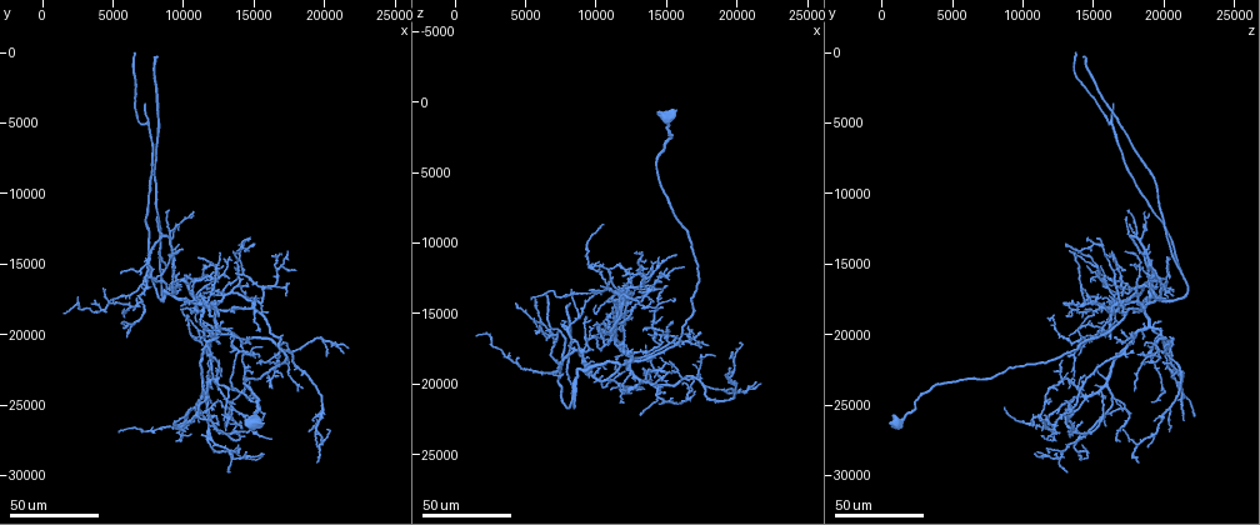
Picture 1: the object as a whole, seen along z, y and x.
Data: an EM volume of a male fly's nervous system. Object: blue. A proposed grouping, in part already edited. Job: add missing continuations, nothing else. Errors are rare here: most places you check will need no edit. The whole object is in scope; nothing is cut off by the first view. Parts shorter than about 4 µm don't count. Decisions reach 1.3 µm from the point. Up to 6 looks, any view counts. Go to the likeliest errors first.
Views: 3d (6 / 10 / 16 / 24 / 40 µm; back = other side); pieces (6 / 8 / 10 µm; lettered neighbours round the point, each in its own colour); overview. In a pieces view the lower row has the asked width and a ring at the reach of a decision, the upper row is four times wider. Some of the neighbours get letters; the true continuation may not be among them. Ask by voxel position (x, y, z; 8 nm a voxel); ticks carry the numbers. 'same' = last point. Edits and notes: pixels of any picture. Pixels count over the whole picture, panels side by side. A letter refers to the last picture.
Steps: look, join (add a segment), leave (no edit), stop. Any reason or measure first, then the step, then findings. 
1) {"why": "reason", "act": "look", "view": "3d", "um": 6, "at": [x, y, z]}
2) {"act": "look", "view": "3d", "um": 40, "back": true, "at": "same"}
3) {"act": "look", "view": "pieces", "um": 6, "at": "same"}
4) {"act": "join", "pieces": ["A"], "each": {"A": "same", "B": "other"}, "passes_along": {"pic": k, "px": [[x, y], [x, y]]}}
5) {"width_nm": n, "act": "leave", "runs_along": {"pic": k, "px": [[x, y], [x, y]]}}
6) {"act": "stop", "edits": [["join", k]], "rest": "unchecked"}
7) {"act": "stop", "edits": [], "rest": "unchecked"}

{"why": "free end", "act": "look", "view": "3d", "um": 24, "at": [7200, 3600, 16400]}

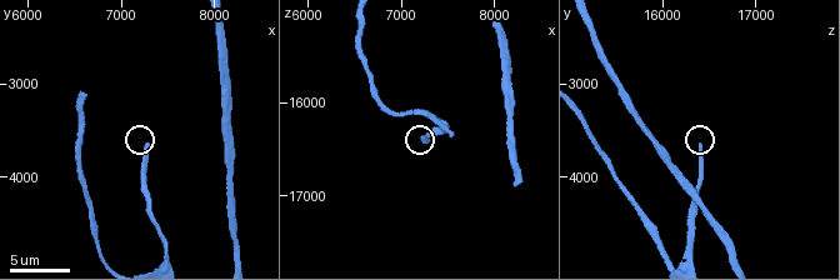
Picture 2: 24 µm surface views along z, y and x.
{"act": "look", "view": "pieces", "um": 8, "at": [7250, 3650, 16400]}

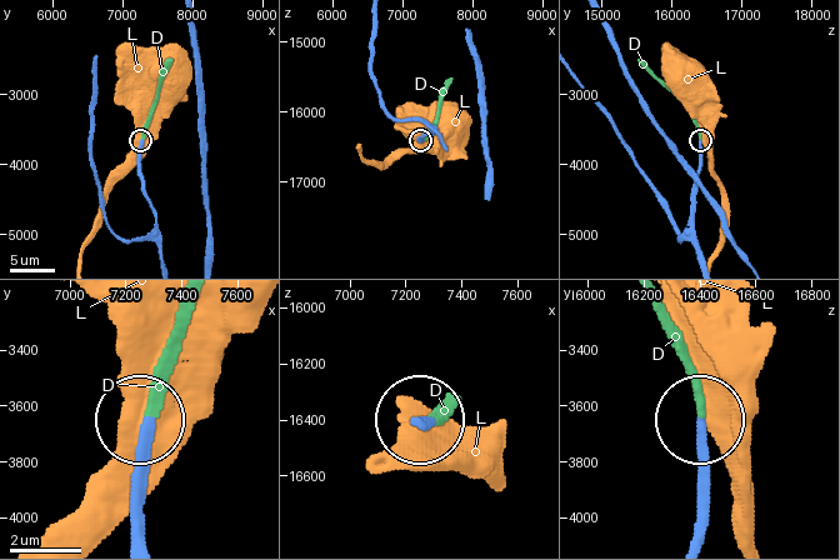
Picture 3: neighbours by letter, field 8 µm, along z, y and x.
{"act": "join", "pieces": ["D"], "each": {"D": "same", "L": "other"}, "passes_along": {"pic": 3, "px": [[138, 510], [138, 433], [183, 306]]}, "found": "it goes on there"}

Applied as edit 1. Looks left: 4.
{"why": "long arm stops here", "act": "look", "view": "3d", "um": 24, "at": [10000, 26400, 16000]}

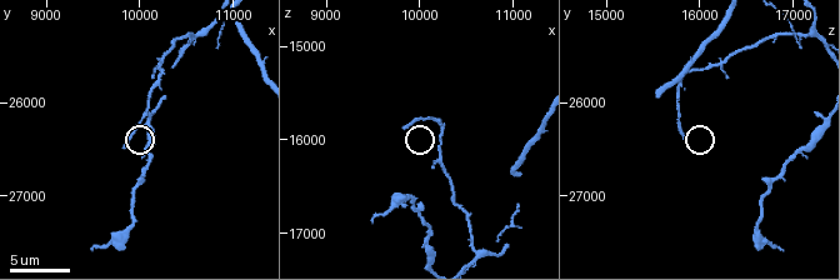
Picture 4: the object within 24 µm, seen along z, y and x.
{"act": "look", "view": "pieces", "um": 6, "at": [9800, 26450, 15900]}

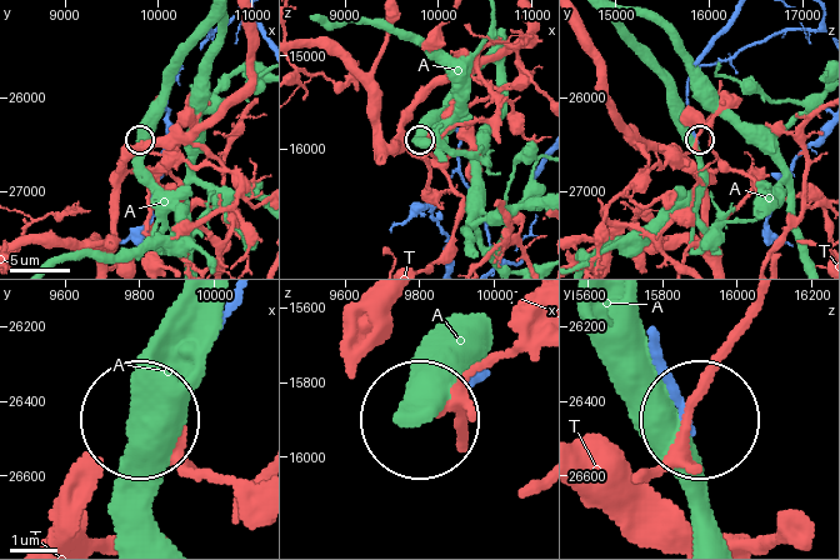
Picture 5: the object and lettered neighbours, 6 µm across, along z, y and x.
{"act": "leave", "each": {"A": "other", "T": "other"}, "found": "no lettered segment goes on from it"}

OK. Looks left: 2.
{"why": "tapers out", "act": "look", "view": "3d", "um": 24, "at": [8200, 11800, 17400]}

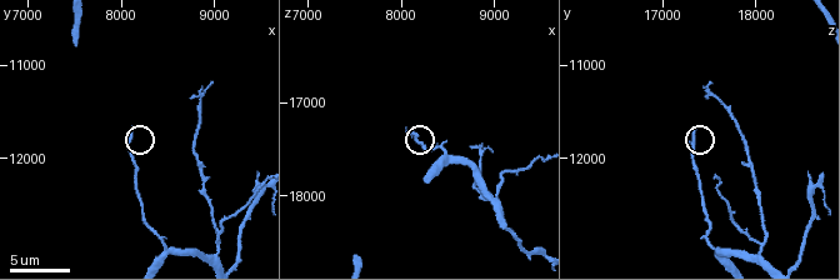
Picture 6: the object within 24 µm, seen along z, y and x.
{"act": "look", "view": "pieces", "um": 8, "at": [8150, 11700, 17350]}

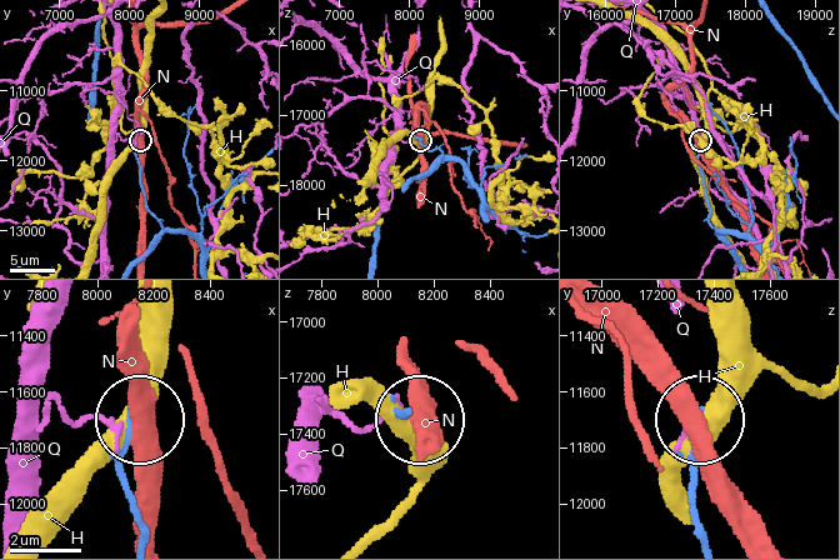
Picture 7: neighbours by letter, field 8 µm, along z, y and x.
{"act": "leave", "each": {"H": "other", "N": "other", "Q": "other"}, "runs_along": {"pic": 7, "px": [[704, 535], [695, 508], [701, 421]]}, "found": "no lettered segment goes on from it"}

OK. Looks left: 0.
{"act": "stop", "edits": [["join", 3]], "rest": "unchecked"}

